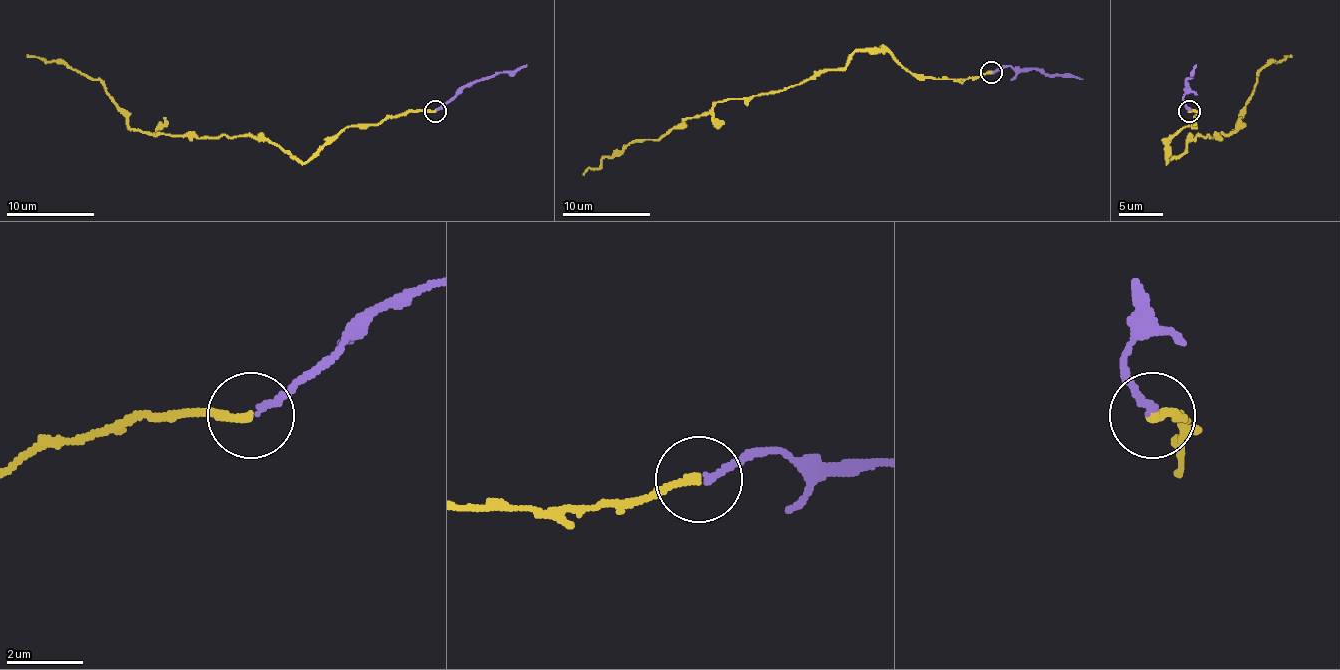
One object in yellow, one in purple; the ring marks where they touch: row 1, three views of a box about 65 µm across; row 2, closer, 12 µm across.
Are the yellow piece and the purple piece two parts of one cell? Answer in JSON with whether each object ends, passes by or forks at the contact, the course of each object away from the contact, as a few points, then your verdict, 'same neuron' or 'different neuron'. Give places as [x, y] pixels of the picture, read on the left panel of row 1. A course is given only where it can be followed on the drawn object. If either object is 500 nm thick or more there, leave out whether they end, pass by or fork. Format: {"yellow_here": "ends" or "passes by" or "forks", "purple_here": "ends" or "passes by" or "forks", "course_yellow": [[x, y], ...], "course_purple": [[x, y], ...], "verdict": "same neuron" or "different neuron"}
{"yellow_here": "ends", "purple_here": "ends", "course_yellow": [[436, 111], [345, 127], [299, 162], [248, 135], [132, 129], [99, 80], [64, 63], [26, 56]], "course_purple": [[436, 111], [477, 80], [502, 72], [517, 72], [526, 65]], "verdict": "same neuron"}

